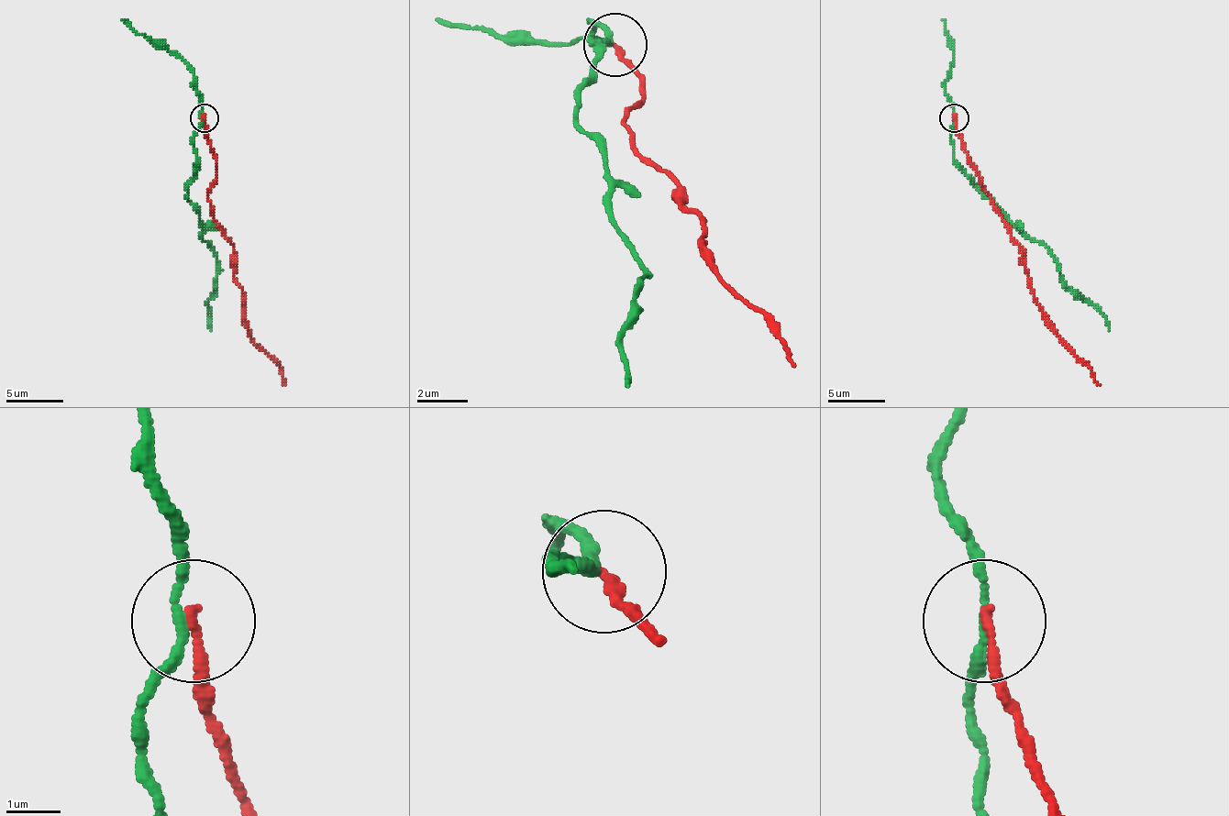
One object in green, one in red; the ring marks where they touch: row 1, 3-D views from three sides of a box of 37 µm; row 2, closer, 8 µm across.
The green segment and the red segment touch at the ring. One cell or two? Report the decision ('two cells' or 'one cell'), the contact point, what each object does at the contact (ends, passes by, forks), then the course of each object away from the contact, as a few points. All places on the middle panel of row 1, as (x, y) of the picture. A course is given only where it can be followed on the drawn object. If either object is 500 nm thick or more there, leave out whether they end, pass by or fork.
two cells; at (615, 44); green passes by; red ends there; green runs (610, 42), (592, 36), (598, 74), (579, 93), (579, 125), (642, 264), (623, 334), (629, 384); red runs (616, 42), (642, 74), (642, 99), (623, 118), (629, 144), (680, 188), (712, 270), (793, 365)

